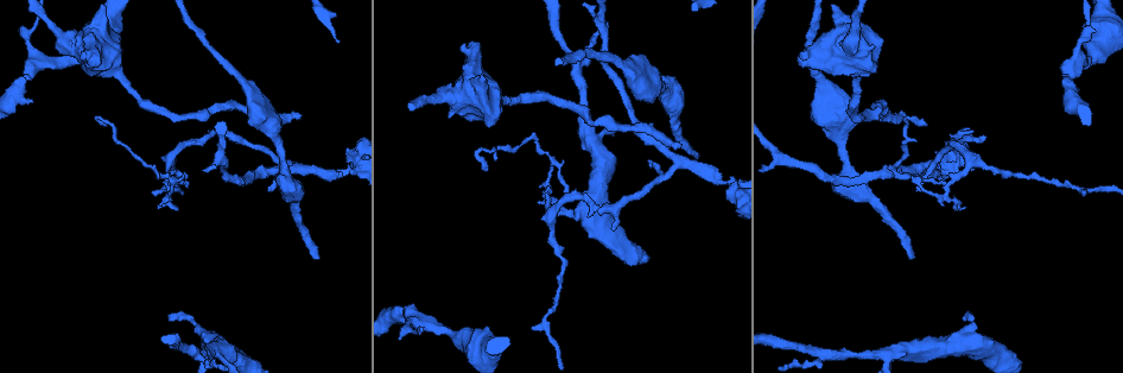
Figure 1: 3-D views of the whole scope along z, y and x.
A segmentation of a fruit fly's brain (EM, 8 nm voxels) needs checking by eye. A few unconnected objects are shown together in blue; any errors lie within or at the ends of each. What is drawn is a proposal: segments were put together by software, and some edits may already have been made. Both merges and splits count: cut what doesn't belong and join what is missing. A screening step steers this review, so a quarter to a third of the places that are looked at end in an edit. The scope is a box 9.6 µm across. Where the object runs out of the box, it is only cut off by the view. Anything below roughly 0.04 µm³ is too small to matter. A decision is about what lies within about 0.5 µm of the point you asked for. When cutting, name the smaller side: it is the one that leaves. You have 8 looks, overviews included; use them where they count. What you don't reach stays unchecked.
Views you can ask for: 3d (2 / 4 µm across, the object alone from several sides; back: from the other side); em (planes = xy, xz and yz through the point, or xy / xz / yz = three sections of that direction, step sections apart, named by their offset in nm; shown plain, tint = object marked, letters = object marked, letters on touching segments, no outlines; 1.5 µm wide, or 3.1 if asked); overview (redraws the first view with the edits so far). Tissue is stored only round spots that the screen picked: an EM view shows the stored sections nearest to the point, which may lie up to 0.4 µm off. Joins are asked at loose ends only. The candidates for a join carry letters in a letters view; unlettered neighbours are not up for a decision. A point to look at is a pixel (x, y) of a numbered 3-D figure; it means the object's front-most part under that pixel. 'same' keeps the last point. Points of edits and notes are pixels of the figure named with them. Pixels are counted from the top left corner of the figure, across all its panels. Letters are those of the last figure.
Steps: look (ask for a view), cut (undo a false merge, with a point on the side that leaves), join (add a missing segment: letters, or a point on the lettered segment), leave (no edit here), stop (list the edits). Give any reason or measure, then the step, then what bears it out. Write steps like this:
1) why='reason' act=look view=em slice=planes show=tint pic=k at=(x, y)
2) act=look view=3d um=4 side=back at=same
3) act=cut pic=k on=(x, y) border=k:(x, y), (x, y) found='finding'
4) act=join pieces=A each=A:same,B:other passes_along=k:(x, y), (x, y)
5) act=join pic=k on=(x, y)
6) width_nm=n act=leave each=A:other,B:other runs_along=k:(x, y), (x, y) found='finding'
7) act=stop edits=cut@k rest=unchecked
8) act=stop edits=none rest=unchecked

why='free end' act=look view=em slice=yz step=8 show=letters pic=1 at=(693, 152)

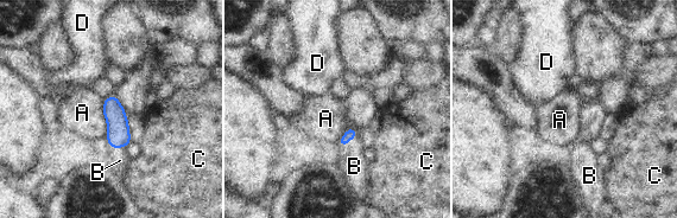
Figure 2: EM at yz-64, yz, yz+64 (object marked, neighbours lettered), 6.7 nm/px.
why='cut it another way' act=look view=em slice=planes show=letters at=same

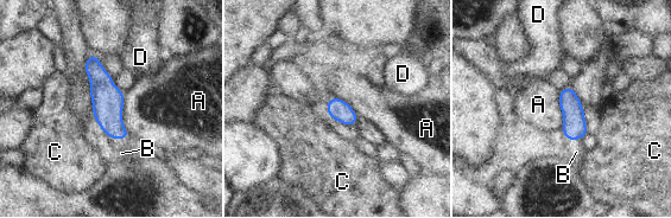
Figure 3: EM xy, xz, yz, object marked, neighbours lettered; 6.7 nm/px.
longest_contact=A:300nm act=join pic=3 on=(576, 152) each=A:other,B:same,C:other,D:other passes_along=3:(574, 122), (575, 139), (576, 152) found='the neuron continues'

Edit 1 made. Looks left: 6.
why='see it whole again' act=look view=overview

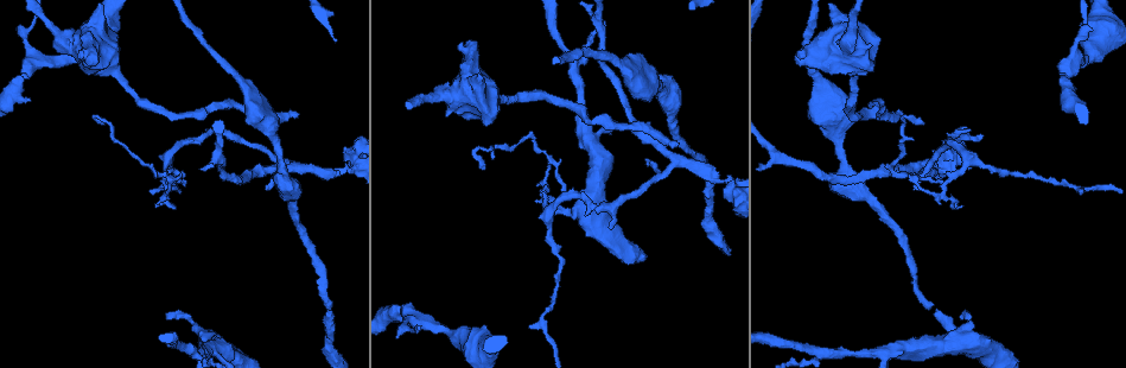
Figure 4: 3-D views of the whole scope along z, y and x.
act=look view=em slice=planes show=letters pic=4 at=(970, 320)

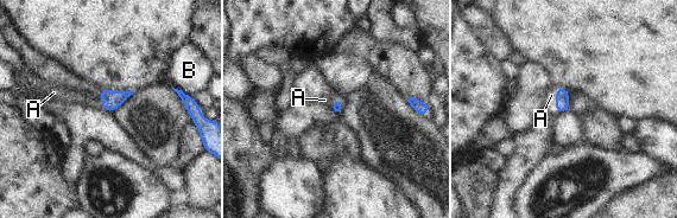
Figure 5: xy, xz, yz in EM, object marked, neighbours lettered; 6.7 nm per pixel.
act=join pic=5 on=(551, 95) each=A:same,B:other passes_along=5:(562, 101), (555, 100), (551, 95) found='it goes on there'

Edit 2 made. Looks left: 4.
act=stop edits=join@3,join@5 rest=unchecked

